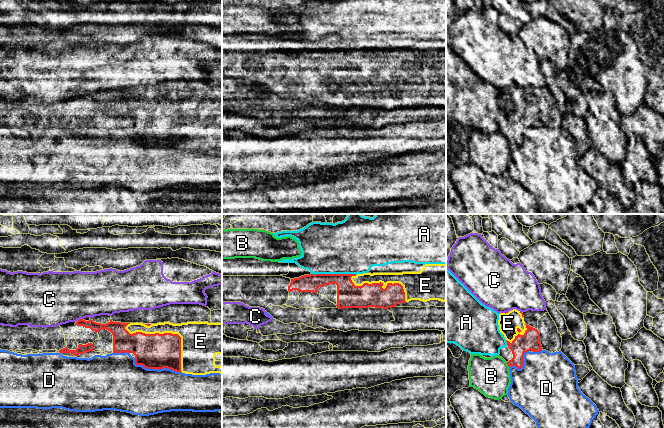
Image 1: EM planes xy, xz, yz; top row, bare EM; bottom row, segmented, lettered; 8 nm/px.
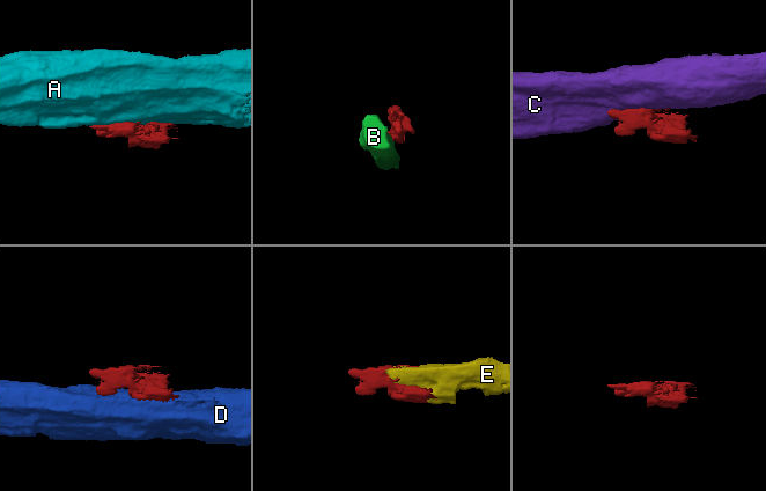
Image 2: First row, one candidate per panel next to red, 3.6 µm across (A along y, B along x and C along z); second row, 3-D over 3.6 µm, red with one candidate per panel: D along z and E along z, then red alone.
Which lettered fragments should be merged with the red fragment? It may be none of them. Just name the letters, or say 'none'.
E

